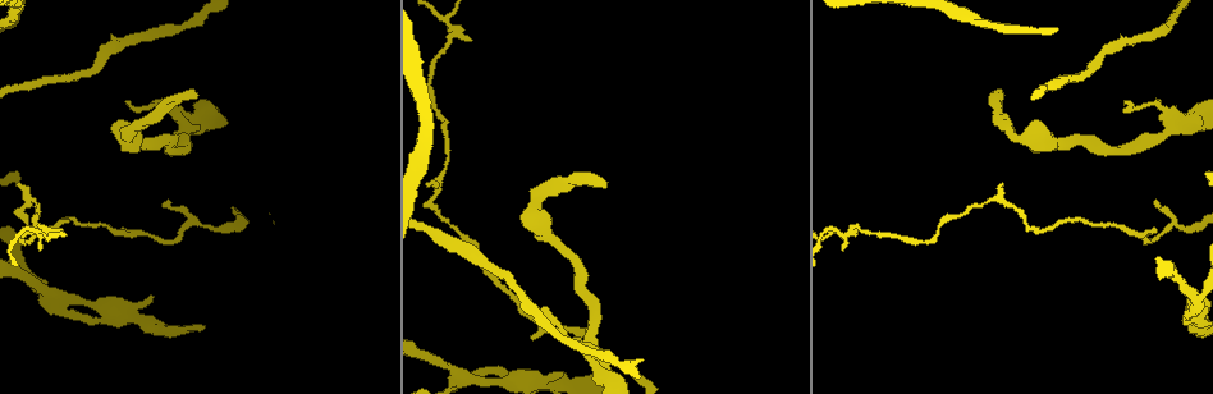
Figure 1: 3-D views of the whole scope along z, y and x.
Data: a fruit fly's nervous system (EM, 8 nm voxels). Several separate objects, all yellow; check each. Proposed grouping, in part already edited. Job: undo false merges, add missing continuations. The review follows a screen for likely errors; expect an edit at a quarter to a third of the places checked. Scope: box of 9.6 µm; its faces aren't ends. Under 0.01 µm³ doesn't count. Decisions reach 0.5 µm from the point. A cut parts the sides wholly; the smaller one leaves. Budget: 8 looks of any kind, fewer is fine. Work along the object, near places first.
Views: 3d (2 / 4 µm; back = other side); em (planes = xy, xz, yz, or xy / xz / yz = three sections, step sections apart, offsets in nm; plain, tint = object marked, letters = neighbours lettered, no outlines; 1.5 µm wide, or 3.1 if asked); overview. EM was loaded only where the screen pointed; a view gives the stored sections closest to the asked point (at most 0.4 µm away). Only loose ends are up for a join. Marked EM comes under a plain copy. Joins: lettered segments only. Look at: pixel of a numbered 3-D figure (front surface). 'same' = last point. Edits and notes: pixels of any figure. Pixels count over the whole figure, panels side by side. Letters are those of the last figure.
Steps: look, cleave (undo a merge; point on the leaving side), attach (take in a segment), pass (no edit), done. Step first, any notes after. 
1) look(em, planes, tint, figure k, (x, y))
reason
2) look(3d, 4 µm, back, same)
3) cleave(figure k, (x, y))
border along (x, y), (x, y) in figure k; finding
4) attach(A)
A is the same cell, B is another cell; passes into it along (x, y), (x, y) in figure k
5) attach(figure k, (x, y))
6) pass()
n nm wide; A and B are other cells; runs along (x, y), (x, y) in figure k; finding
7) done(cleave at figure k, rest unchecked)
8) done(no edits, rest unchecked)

look(3d, 4 µm, figure 1, (195, 94))

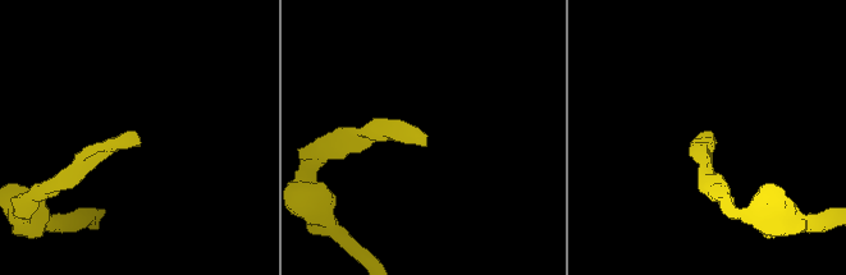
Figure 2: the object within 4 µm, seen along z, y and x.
look(em, yz, step 4, letters, figure 2, (423, 143))
need the tissue

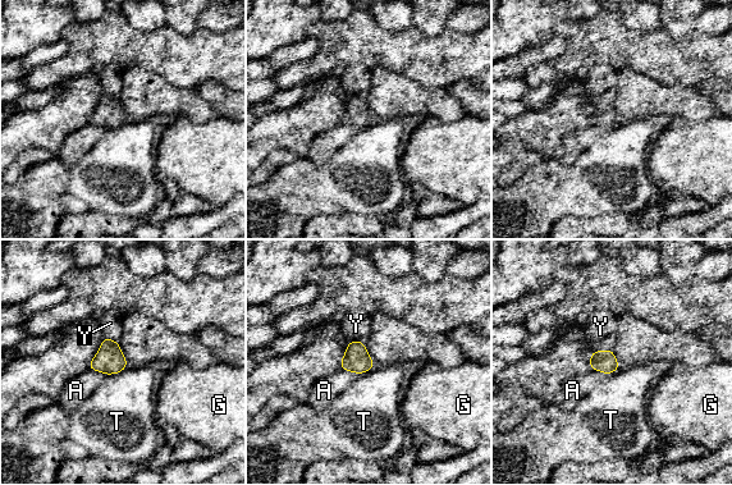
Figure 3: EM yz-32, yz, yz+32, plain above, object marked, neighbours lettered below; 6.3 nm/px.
attach(Y)
Y is the same cell, A, G and T are other cells; the cell continues

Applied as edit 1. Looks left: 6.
look(3d, 4 µm, figure 1, (926, 242))
a narrow waist

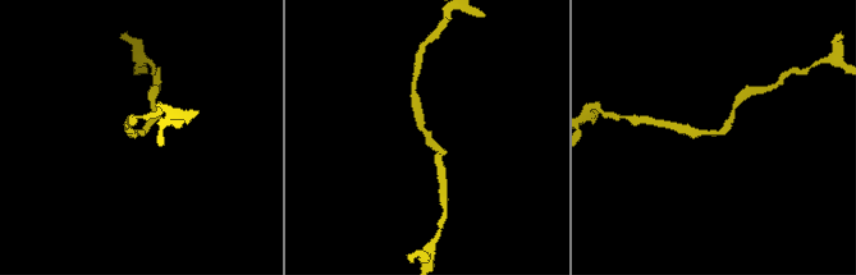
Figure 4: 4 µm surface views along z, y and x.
look(em, xz, step 4, tint, figure 4, (139, 129))
now the EM

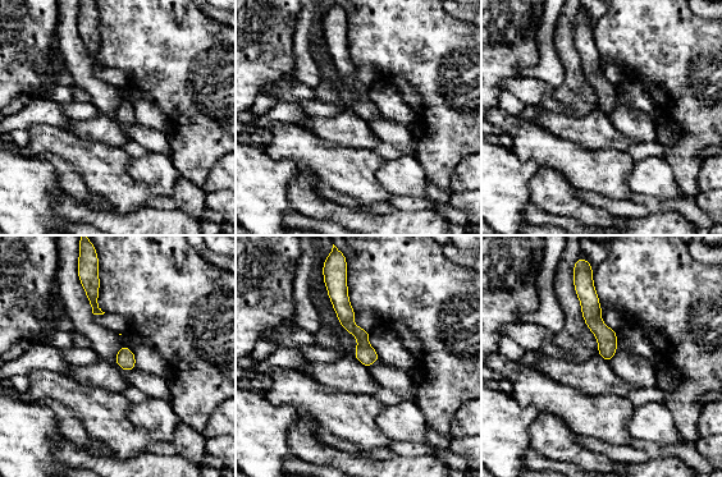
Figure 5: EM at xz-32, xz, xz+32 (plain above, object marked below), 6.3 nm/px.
look(em, xz, step 4, letters, same)

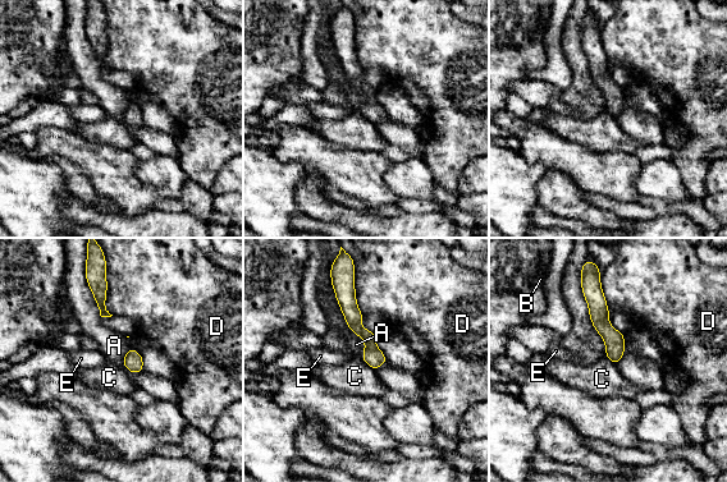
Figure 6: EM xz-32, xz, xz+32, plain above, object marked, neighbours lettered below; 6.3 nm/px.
pass()
90 nm wide; A, B, C, D and E are other cells; runs along (347, 261), (346, 299), (375, 365) in figure 6; all the same cell

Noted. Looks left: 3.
look(3d, 2 µm, back, figure 1, (152, 295))
free end

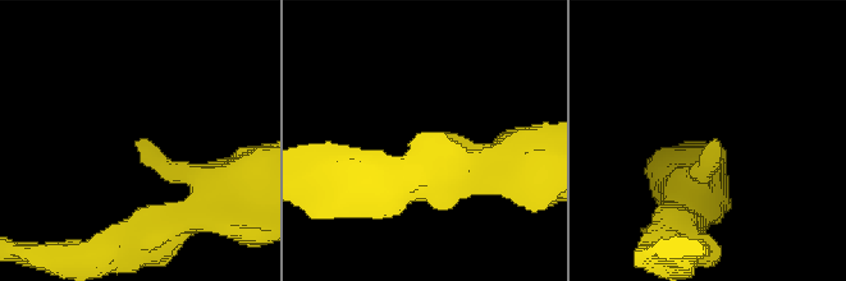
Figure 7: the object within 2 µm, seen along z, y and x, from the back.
look(em, planes, tint, figure 7, (706, 145))
now the EM

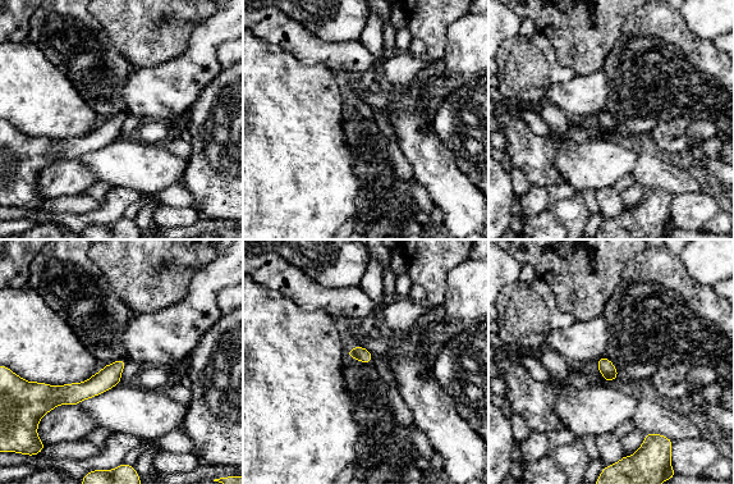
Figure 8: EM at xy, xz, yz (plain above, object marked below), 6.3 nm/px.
look(em, planes, letters, same)
see the neighbours

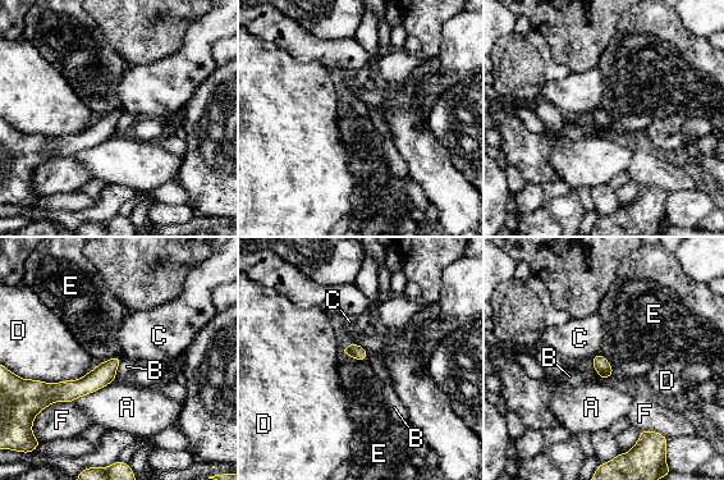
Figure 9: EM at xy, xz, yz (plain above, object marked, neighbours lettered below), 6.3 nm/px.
pass()
A, B, C, D, E and F are other cells; border along (122, 357), (113, 356), (97, 362) in figure 9; none of them fits

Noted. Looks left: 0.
done(attach at figure 3, rest unchecked)

